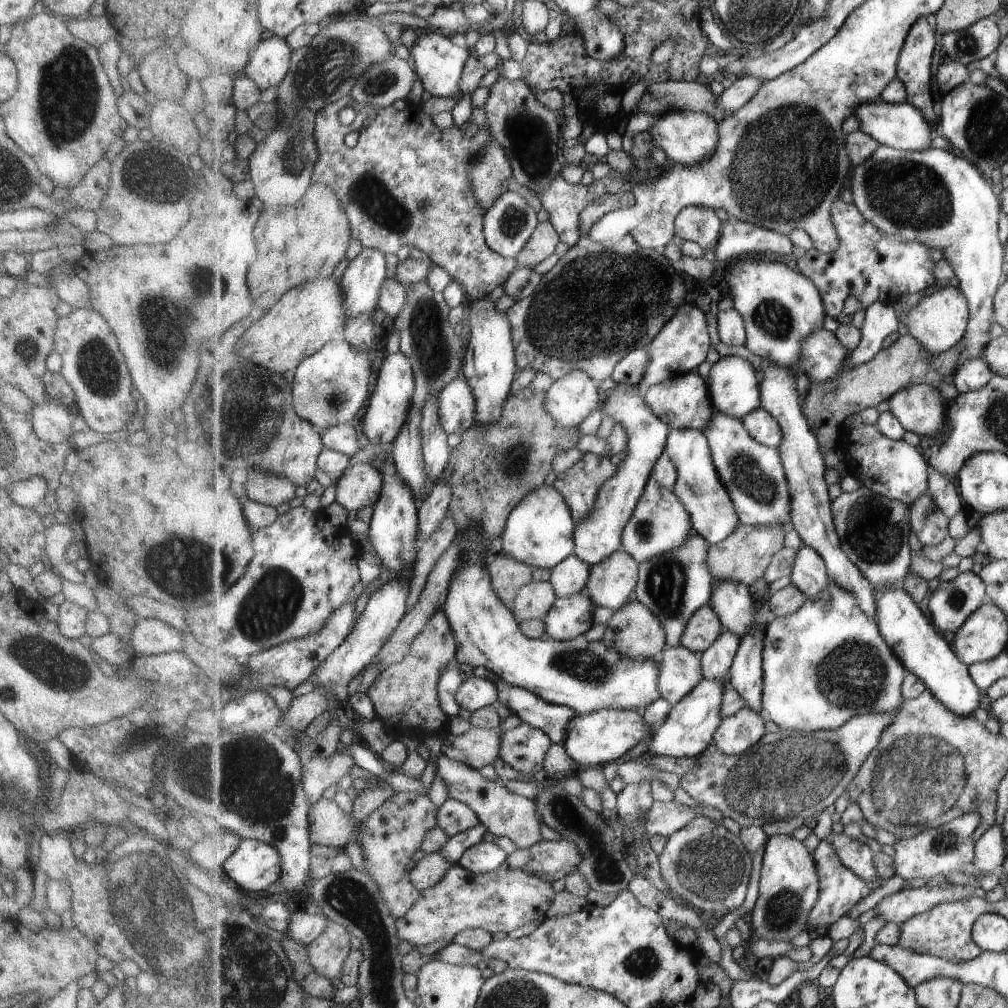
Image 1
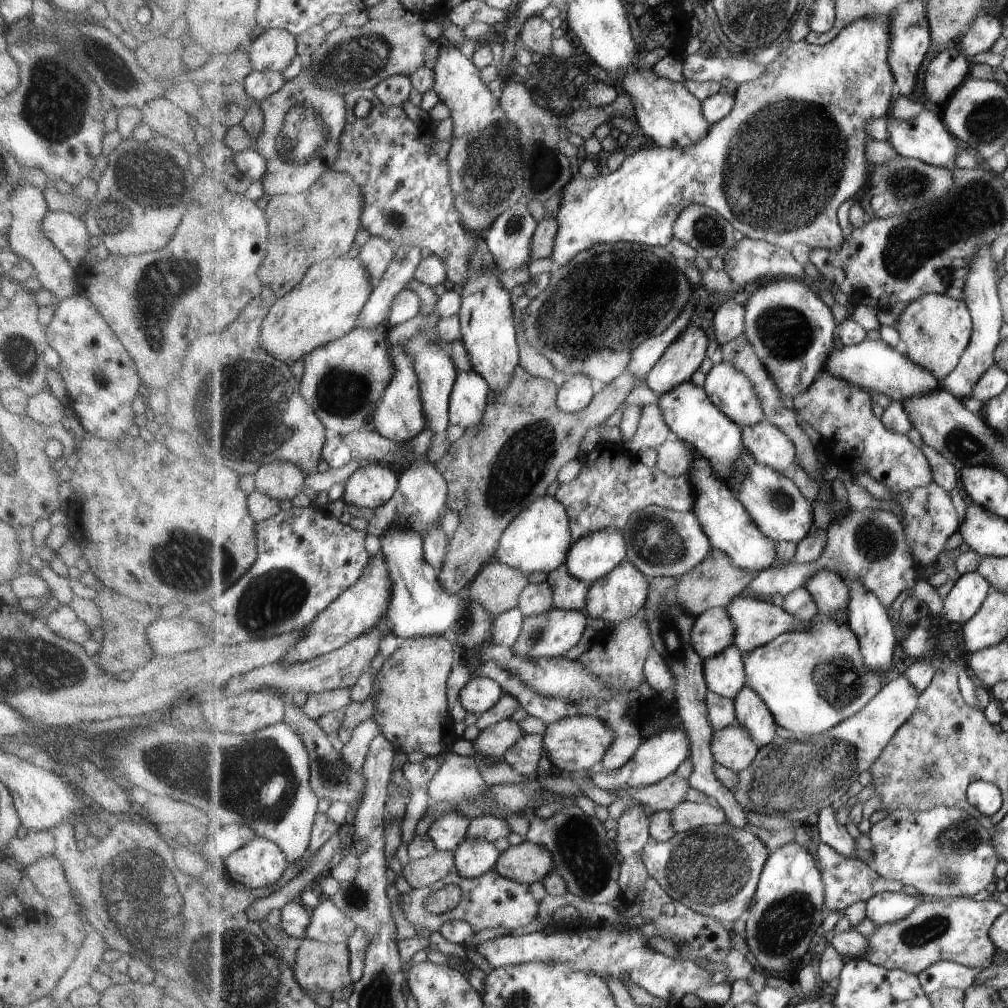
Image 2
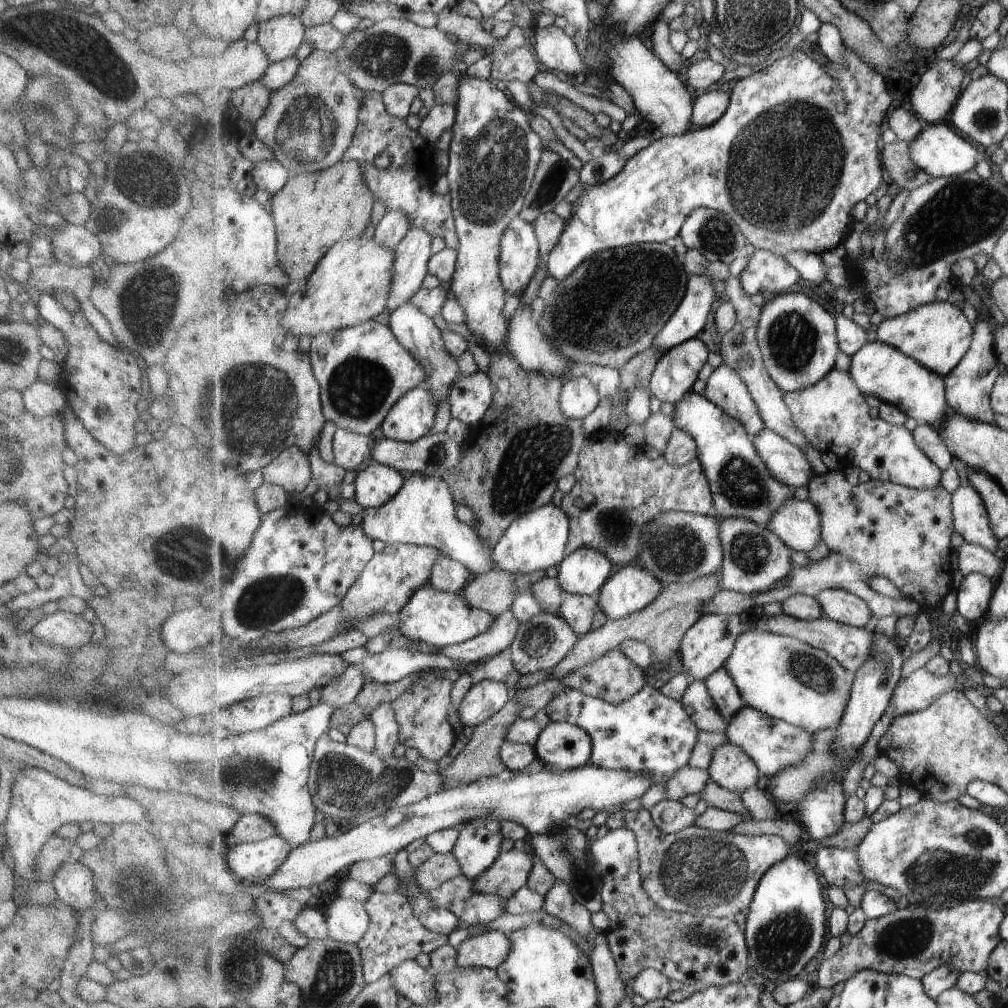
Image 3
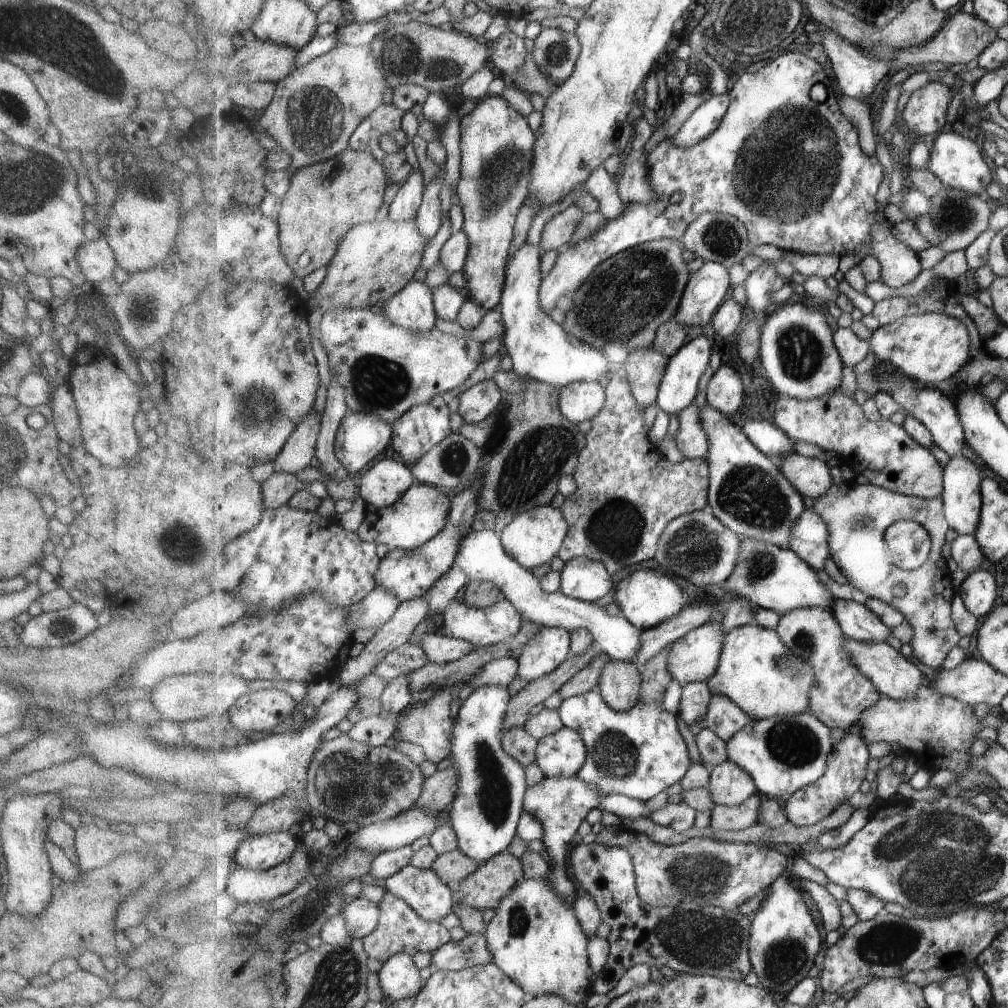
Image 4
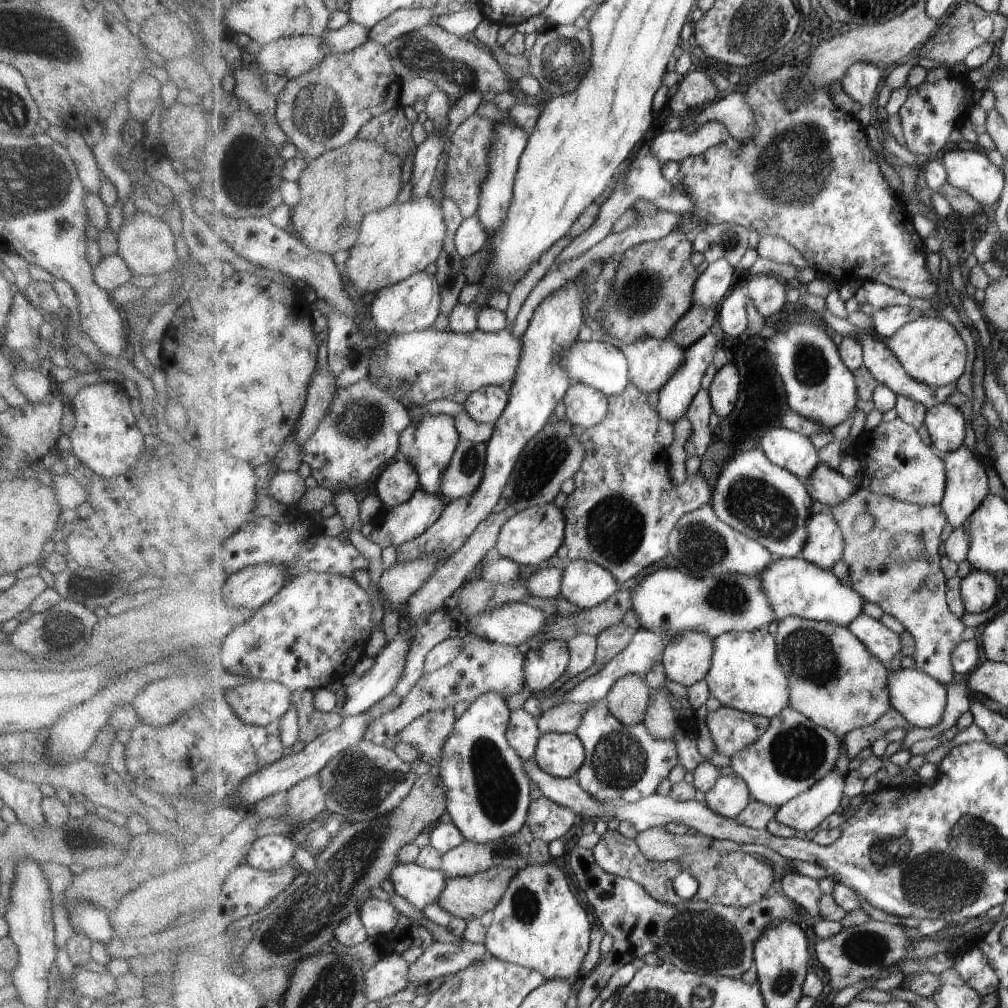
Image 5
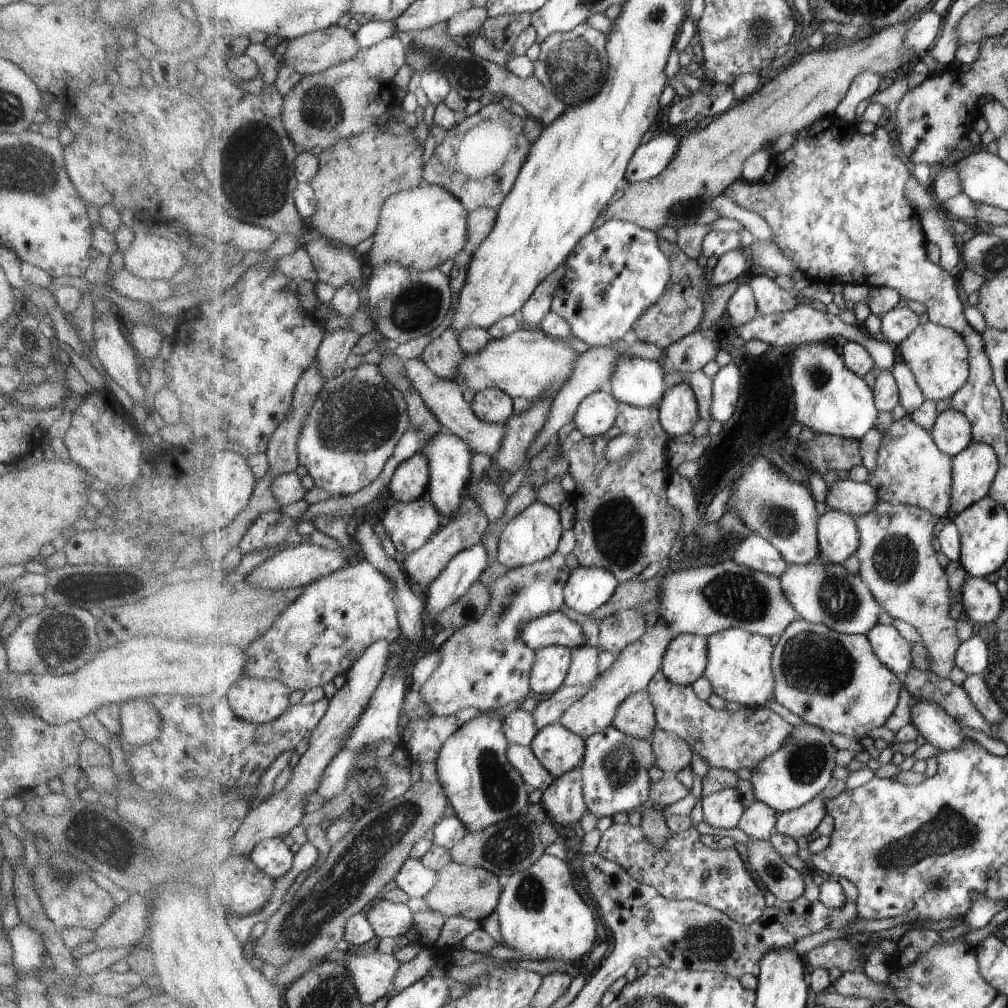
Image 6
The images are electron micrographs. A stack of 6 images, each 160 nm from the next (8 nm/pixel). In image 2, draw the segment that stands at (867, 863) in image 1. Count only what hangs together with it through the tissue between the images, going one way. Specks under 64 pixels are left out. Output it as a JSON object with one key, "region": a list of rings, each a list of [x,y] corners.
{"region":[[[829,805],[818,814],[817,827],[821,842],[832,846],[839,854],[849,858],[858,857],[858,842],[849,834],[847,826],[837,822],[836,810]]]}

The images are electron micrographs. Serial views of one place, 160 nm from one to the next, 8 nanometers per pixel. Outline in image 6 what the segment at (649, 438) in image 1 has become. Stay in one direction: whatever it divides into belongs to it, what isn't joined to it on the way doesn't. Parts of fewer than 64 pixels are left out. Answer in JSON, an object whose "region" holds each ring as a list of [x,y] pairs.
{"region":[[[579,564],[565,586],[565,603],[575,612],[591,616],[613,598],[619,586],[609,570]]]}

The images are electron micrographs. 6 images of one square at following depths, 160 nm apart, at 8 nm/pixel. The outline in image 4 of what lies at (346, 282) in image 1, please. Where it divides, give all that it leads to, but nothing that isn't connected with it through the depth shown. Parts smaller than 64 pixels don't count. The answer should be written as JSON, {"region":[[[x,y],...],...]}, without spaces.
{"region":[[[420,169],[413,171],[409,180],[399,188],[393,202],[389,205],[388,216],[397,221],[413,221],[424,201],[425,178]]]}

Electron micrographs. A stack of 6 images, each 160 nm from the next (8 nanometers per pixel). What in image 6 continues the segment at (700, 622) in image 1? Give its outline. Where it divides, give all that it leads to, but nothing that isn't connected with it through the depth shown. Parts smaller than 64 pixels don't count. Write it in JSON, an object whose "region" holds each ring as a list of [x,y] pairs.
{"region":[[[686,633],[672,640],[664,655],[661,671],[675,685],[690,686],[708,669],[708,639]]]}

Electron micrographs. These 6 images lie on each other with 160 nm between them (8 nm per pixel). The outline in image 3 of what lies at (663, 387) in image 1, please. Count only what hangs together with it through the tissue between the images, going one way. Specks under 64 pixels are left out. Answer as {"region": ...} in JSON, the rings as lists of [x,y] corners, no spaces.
{"region":[[[694,391],[676,405],[673,420],[678,429],[688,432],[697,443],[698,458],[712,486],[717,516],[751,519],[766,526],[773,513],[791,497],[795,487],[773,478],[771,470],[757,452],[749,431],[740,419],[727,414],[717,403]]]}

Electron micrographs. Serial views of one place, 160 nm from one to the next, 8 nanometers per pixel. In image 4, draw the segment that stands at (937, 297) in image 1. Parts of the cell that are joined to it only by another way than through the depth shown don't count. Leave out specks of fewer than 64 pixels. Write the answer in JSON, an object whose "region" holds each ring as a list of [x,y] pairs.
{"region":[[[923,313],[903,317],[873,332],[869,342],[881,361],[888,361],[914,379],[936,385],[954,377],[972,360],[968,326],[947,313]]]}

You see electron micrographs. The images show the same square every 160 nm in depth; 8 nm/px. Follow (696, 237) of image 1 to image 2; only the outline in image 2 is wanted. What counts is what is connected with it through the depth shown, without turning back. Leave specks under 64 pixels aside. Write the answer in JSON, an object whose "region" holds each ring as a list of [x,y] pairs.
{"region":[[[695,203],[684,209],[677,218],[674,225],[674,237],[694,248],[699,255],[706,259],[715,258],[715,256],[725,259],[737,242],[733,229],[734,226],[719,212]]]}

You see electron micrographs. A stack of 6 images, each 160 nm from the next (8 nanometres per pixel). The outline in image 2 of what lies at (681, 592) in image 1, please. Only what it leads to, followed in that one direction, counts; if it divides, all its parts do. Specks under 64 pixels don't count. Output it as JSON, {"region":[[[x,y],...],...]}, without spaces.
{"region":[[[653,577],[650,580],[650,593],[642,614],[648,620],[654,647],[665,658],[666,663],[673,669],[676,684],[676,700],[679,716],[692,740],[691,757],[694,762],[694,773],[687,778],[692,788],[703,792],[706,796],[715,798],[719,806],[726,812],[729,824],[749,831],[751,821],[748,812],[739,804],[735,795],[714,774],[714,757],[712,740],[716,731],[708,717],[709,689],[704,675],[704,658],[701,658],[693,648],[692,630],[696,616],[688,613],[678,599],[677,577]]]}

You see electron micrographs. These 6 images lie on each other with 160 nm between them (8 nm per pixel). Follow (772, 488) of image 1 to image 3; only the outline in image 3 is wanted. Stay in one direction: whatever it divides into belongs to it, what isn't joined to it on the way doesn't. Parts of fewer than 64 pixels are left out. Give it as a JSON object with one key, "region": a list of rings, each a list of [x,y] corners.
{"region":[[[791,497],[772,514],[765,527],[787,546],[804,553],[813,550],[824,538],[820,512],[809,499]]]}

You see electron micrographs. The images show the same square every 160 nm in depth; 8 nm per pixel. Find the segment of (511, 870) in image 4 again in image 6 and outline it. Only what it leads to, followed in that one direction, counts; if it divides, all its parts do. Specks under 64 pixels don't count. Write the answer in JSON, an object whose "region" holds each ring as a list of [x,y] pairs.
{"region":[[[452,861],[438,872],[438,882],[423,899],[428,908],[441,912],[447,917],[463,916],[470,920],[483,921],[498,908],[504,887],[499,884],[499,876],[485,868],[471,867]]]}

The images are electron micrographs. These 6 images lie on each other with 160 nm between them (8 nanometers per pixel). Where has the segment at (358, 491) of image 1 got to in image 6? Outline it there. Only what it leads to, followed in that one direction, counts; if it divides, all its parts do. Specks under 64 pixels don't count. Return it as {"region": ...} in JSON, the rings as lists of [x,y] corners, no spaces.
{"region":[[[420,451],[397,468],[389,484],[389,491],[398,503],[409,503],[428,495],[431,481],[429,456]]]}

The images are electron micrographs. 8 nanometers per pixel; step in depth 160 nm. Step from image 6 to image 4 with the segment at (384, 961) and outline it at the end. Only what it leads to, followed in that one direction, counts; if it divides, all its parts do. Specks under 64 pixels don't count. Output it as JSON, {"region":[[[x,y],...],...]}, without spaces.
{"region":[[[407,953],[392,956],[379,973],[380,988],[386,998],[403,1000],[416,997],[424,988],[417,959]]]}

